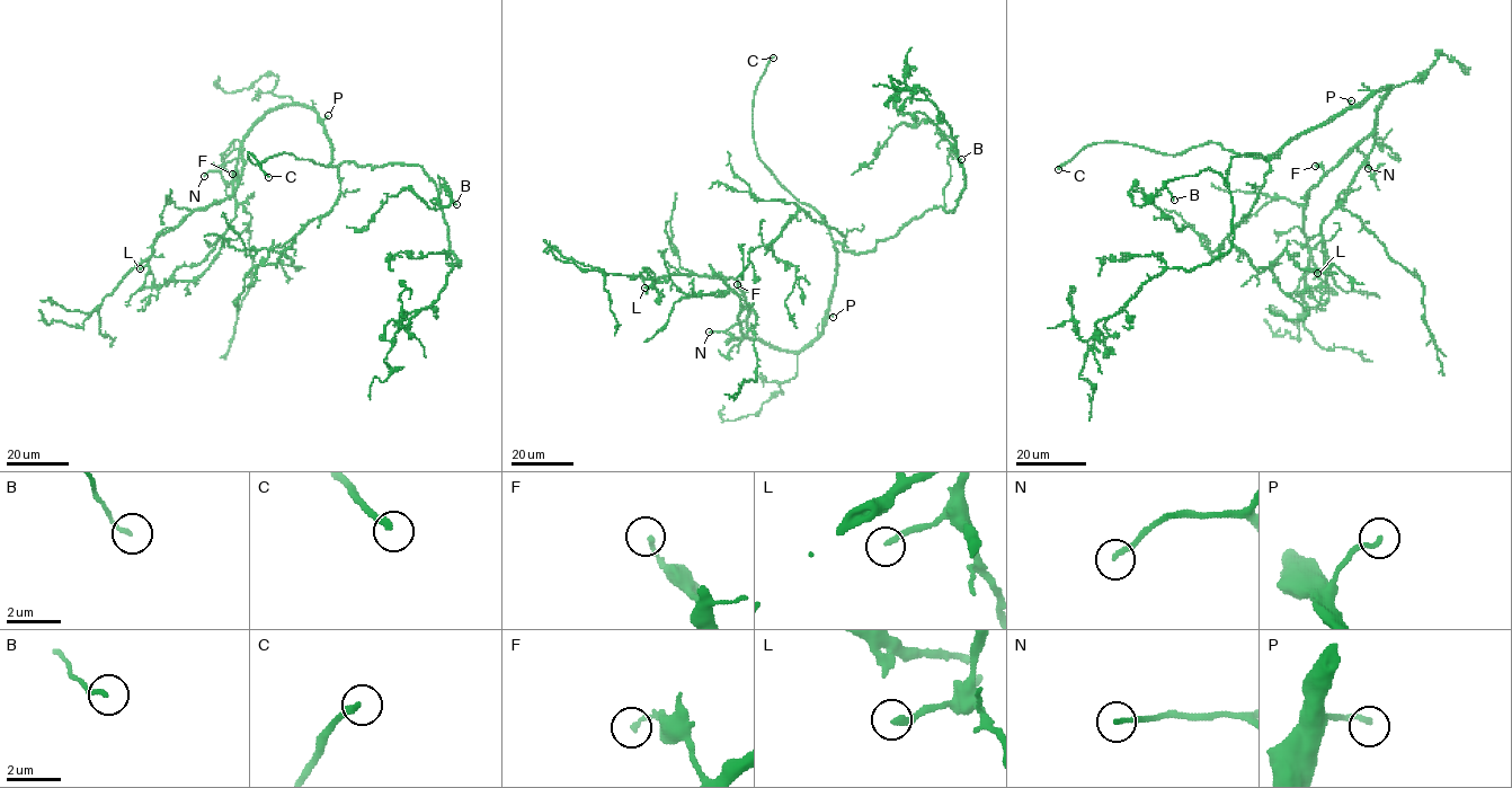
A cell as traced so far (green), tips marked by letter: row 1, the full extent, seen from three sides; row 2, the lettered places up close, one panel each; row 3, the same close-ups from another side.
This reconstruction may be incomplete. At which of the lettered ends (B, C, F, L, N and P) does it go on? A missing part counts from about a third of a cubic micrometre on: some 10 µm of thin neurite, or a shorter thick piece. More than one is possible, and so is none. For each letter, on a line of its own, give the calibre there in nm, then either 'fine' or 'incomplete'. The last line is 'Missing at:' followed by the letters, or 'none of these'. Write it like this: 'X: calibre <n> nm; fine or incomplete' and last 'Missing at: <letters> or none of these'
B: calibre 140 nm; fine
C: calibre 260 nm; incomplete
F: calibre 160 nm; fine
L: calibre 240 nm; fine
N: calibre 180 nm; incomplete
P: calibre 180 nm; incomplete
Missing at: C, N, P

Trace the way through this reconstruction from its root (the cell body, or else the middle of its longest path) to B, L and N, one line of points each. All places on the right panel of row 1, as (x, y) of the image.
B: (1298, 134), (1268, 157), (1280, 151), (1278, 157), (1234, 156), (1228, 186), (1209, 169), (1170, 180), (1174, 200)
L: (1298, 134), (1321, 127), (1372, 93), (1390, 88), (1372, 131), (1308, 192), (1303, 230), (1317, 273)
N: (1298, 134), (1321, 127), (1372, 93), (1390, 88), (1372, 131), (1357, 148), (1368, 168)

